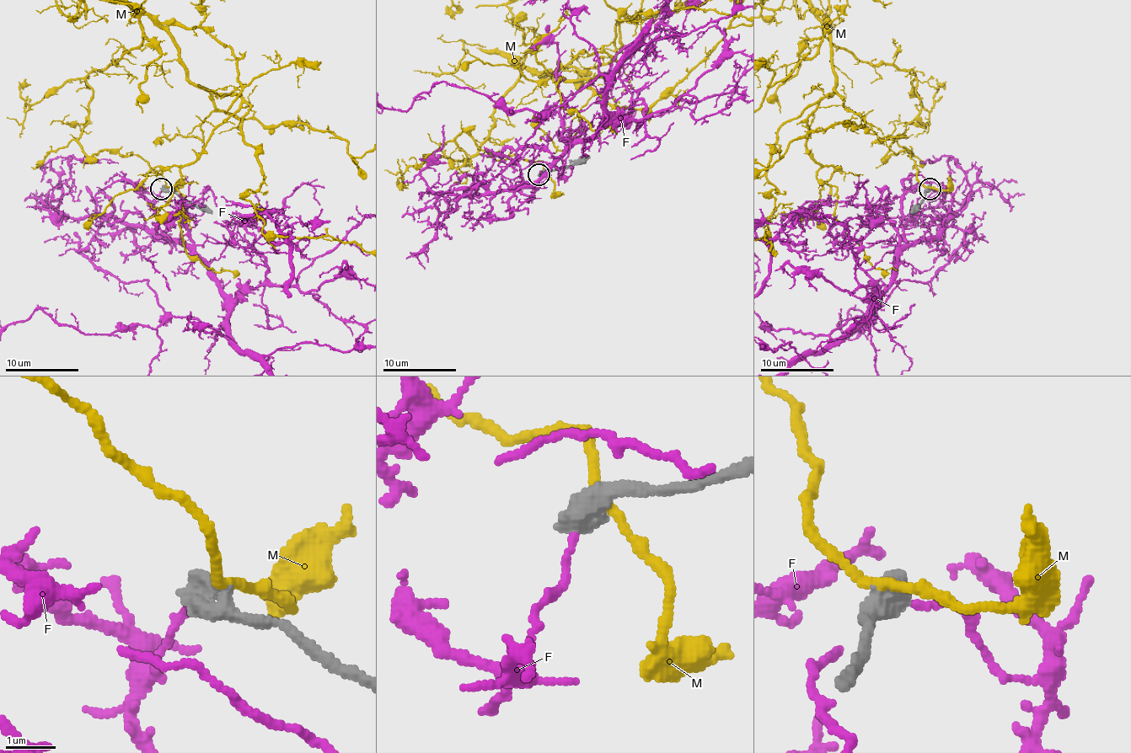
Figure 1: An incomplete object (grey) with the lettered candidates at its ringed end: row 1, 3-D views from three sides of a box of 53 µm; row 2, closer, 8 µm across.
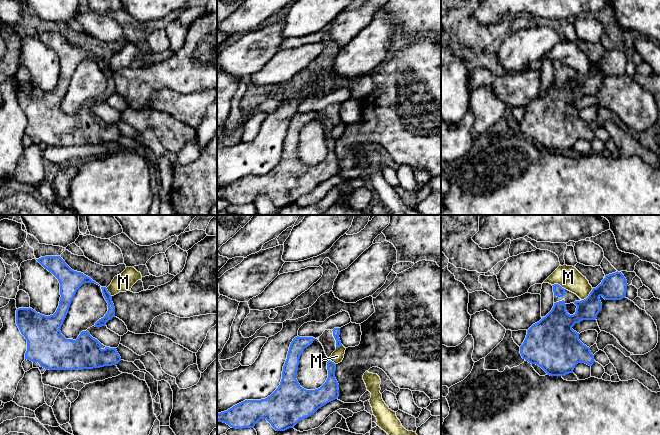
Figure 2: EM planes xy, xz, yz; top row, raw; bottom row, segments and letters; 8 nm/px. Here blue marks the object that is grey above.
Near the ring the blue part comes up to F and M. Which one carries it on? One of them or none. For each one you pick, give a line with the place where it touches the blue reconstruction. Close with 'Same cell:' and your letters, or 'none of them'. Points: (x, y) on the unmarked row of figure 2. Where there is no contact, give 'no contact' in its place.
Same cell: none of them

